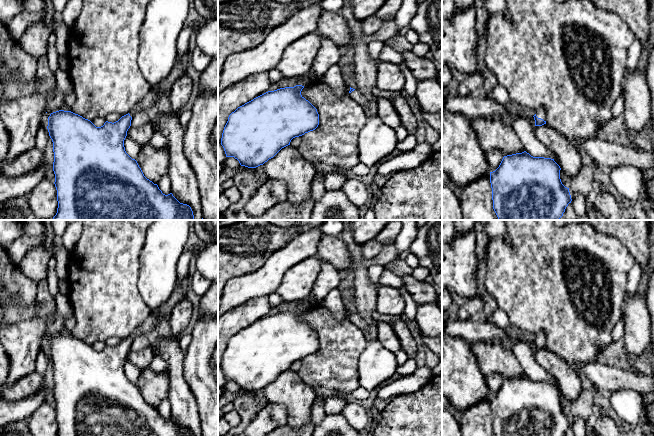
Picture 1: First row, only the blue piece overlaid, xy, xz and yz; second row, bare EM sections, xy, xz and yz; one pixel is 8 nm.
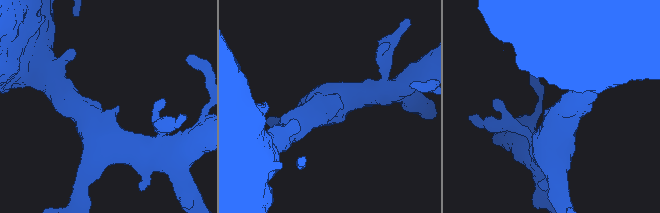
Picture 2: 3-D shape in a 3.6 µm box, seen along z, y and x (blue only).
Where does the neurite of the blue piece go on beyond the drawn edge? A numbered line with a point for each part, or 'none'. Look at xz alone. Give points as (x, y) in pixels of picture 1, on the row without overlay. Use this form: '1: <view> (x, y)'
1: xz (356, 319)

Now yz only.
1: yz (540, 337)

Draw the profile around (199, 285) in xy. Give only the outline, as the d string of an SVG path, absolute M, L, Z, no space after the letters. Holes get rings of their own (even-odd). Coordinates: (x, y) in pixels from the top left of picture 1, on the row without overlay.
M195 271L191 275L190 287L194 296L201 298L213 284L212 281L205 279L201 273Z

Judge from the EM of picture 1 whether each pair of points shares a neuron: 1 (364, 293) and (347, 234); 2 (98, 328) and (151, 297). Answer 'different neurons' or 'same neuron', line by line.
1: same neuron
2: different neurons

